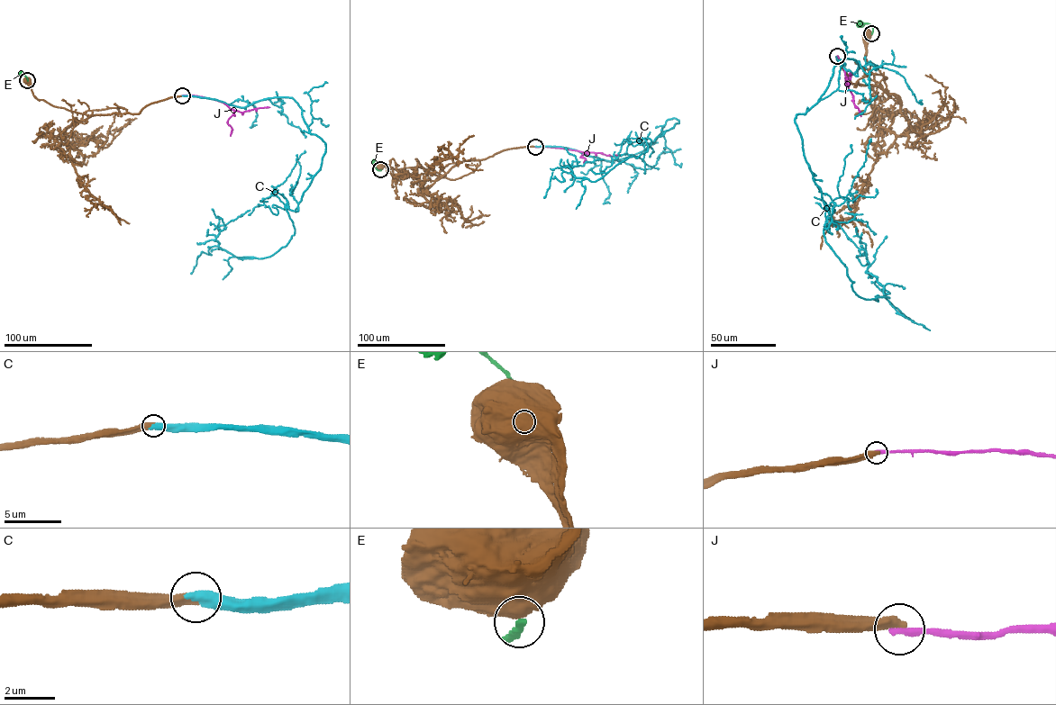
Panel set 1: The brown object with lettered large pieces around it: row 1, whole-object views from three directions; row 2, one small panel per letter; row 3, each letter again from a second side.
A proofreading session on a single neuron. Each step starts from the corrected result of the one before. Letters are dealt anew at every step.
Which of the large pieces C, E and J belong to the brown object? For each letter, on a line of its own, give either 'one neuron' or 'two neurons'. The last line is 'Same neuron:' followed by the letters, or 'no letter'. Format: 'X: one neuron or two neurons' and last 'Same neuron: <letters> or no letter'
C: one neuron
E: two neurons
J: two neurons
Same neuron: C

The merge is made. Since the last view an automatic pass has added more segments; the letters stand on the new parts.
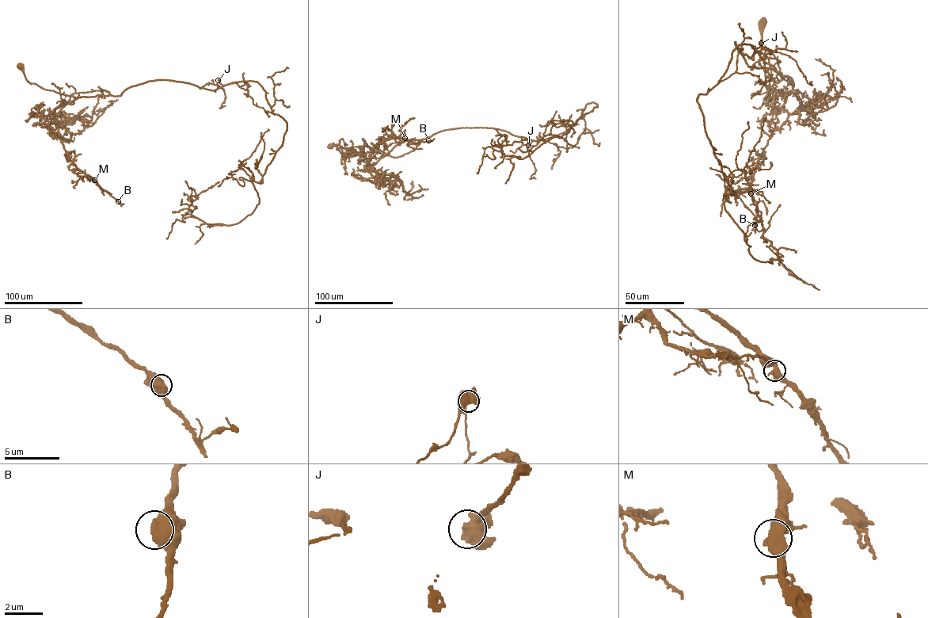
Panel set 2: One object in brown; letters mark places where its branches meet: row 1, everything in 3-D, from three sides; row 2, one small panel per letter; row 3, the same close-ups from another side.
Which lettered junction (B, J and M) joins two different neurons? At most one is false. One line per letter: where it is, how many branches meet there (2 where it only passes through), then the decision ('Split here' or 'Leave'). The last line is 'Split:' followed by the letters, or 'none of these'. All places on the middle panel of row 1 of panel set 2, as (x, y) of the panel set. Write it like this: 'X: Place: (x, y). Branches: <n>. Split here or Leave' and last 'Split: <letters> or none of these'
B: Place: (428, 140). Branches: 1. Leave
J: Place: (528, 145). Branches: 2. Leave
M: Place: (405, 138). Branches: 2. Leave
Split: none of these

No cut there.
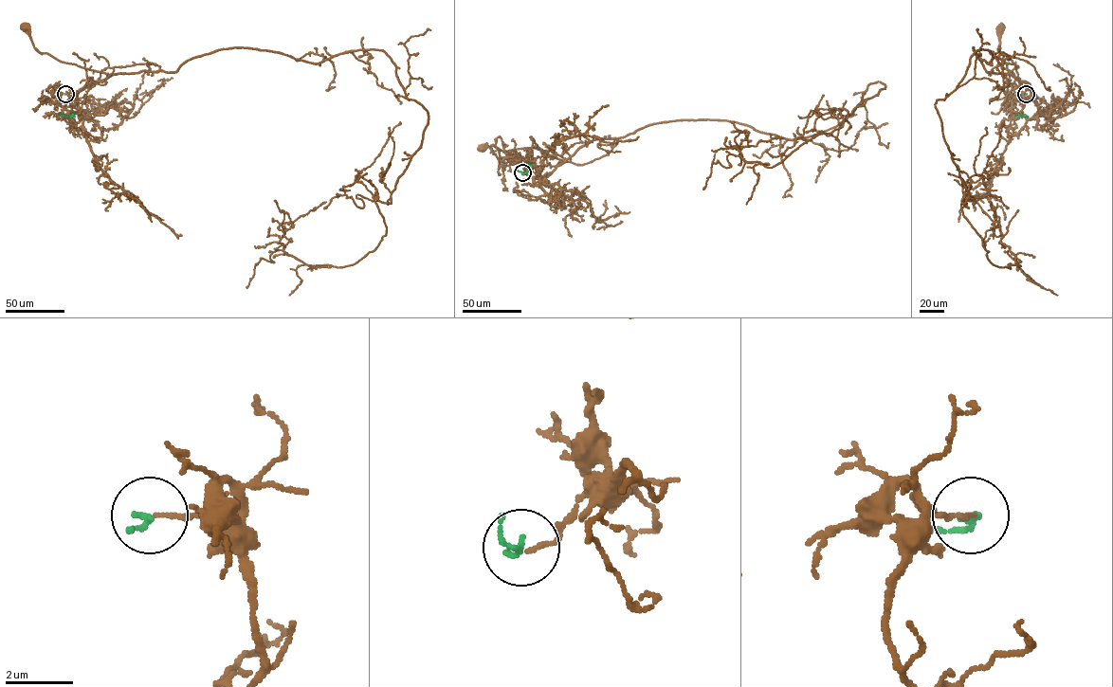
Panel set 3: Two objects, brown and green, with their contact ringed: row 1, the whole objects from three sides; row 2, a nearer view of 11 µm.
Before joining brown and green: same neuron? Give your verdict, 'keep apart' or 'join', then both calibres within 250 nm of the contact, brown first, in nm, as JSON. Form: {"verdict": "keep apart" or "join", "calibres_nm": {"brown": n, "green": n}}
{"verdict": "keep apart", "calibres_nm": {"brown": 120, "green": 180}}

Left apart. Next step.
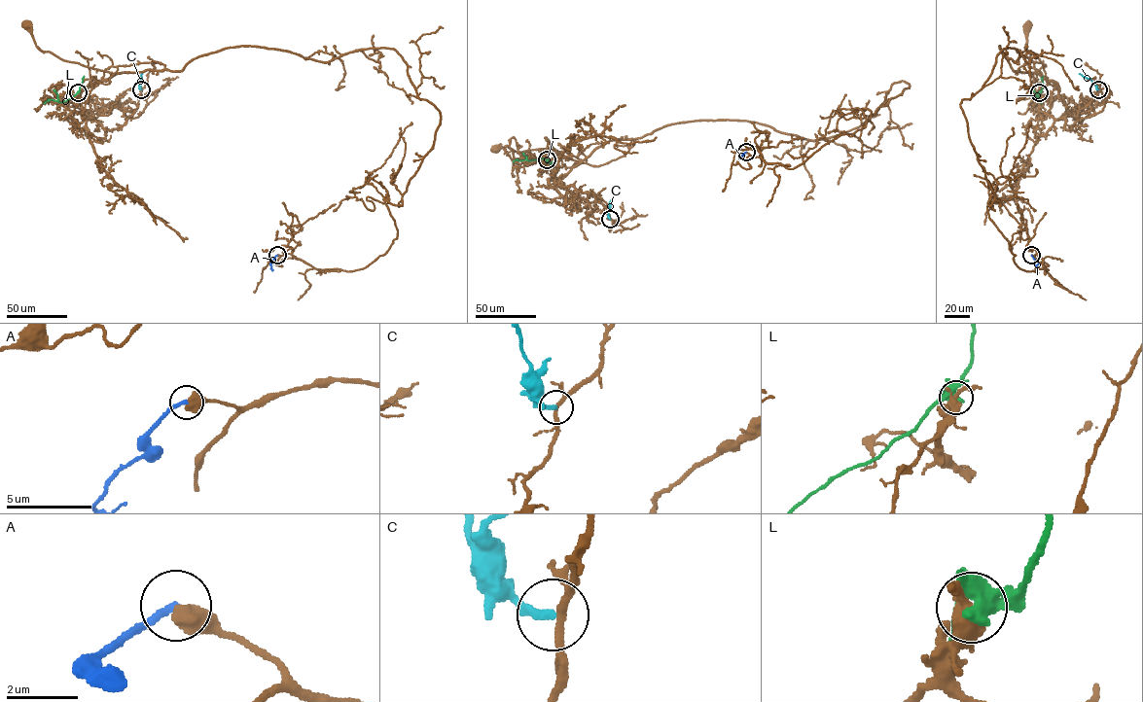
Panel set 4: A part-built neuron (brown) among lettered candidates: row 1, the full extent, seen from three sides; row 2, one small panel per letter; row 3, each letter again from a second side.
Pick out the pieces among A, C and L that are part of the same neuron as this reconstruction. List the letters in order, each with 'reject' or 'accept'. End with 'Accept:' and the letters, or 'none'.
A: reject
C: reject
L: reject
Accept: none

